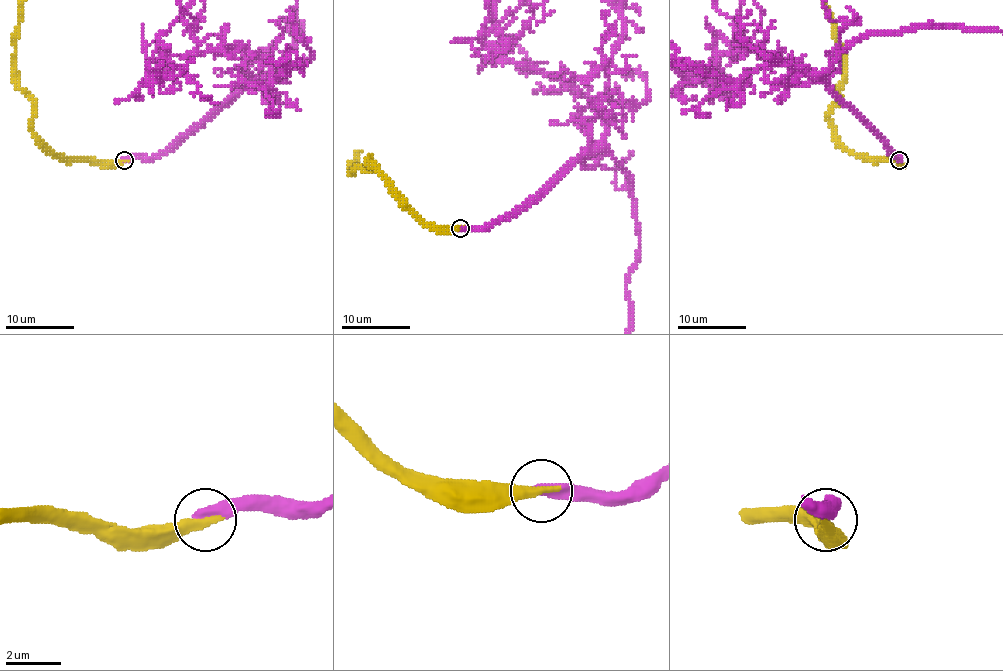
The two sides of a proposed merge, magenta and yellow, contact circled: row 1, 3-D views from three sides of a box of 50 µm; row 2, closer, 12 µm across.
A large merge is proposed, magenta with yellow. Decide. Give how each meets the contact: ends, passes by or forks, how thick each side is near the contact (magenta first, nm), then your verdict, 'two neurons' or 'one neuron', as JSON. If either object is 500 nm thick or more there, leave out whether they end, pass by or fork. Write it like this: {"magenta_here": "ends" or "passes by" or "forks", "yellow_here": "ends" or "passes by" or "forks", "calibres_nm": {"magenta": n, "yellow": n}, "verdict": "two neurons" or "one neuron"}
{"magenta_here": "ends", "yellow_here": "ends", "calibres_nm": {"magenta": 440, "yellow": 400}, "verdict": "one neuron"}

